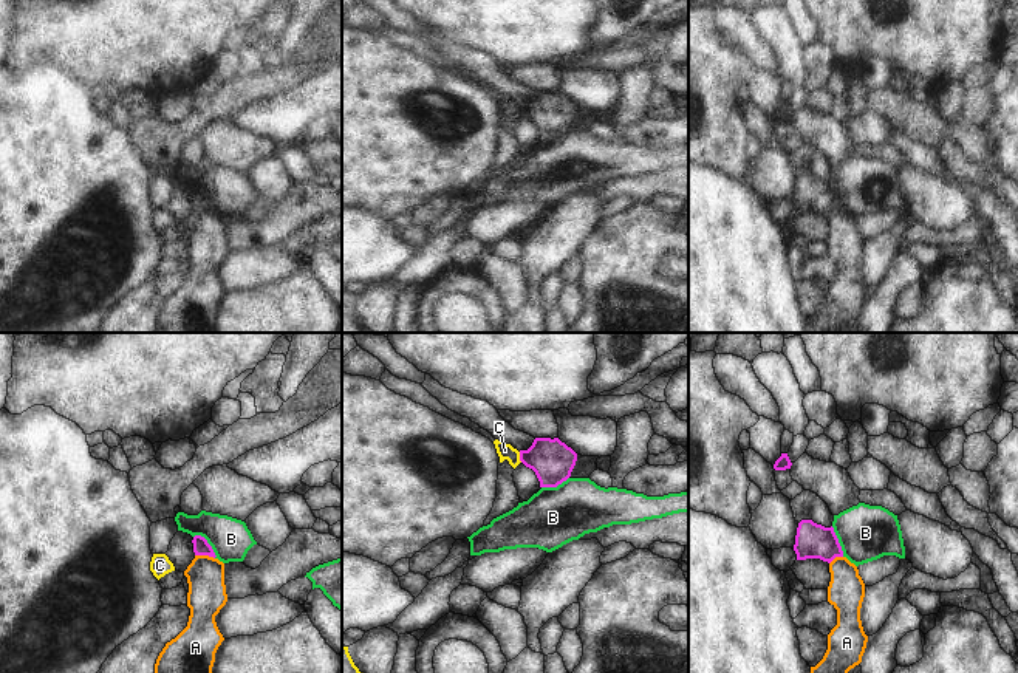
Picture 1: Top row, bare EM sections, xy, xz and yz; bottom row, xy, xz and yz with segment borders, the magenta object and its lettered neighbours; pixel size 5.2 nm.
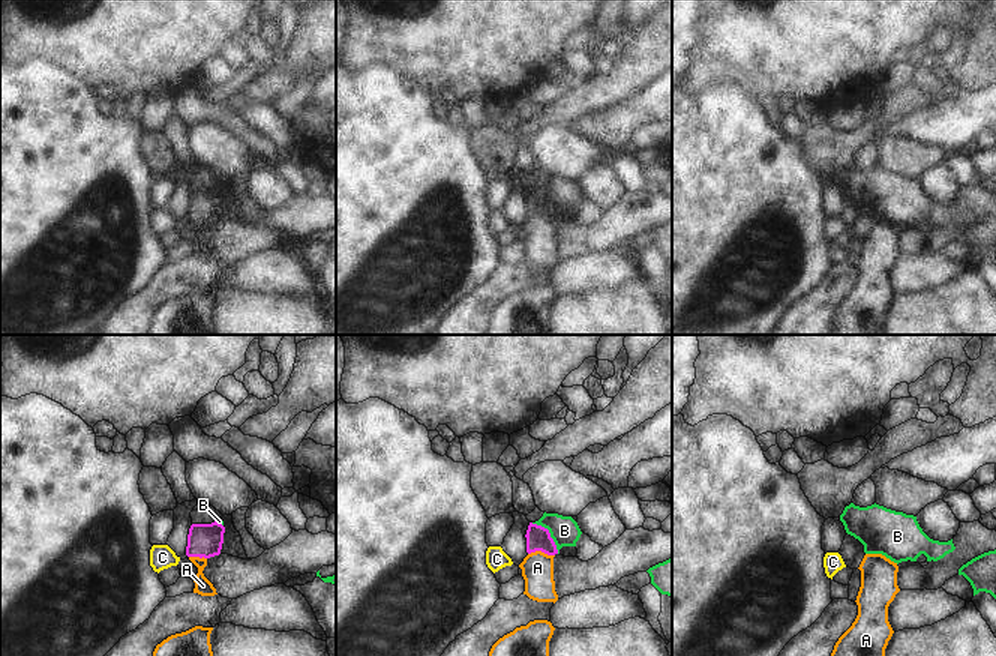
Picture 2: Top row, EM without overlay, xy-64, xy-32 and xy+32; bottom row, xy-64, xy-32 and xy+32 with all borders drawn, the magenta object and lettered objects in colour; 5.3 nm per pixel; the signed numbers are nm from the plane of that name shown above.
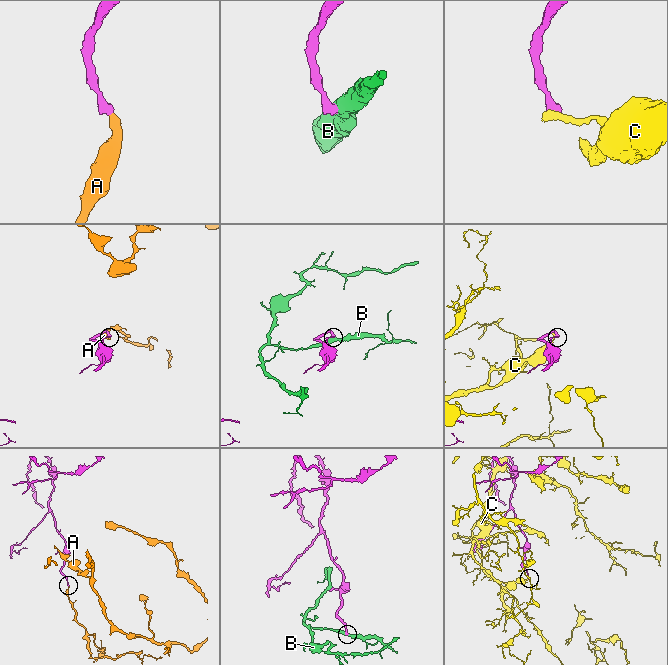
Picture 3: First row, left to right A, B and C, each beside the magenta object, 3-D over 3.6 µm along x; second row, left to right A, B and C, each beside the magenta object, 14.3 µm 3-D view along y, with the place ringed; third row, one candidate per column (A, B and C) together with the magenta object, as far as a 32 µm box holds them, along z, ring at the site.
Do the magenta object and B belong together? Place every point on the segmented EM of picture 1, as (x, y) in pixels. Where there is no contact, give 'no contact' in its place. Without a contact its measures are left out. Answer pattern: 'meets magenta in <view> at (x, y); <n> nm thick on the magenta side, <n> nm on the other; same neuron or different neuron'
meets magenta in xy at (208, 543); 80 nm thick on the magenta side, 200 nm on the other; different neuron

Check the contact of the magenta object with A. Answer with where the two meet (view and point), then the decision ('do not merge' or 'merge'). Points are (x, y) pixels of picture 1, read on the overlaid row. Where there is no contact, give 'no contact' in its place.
xy (204, 554) | merge

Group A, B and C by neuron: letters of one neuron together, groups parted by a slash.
A / B / C

